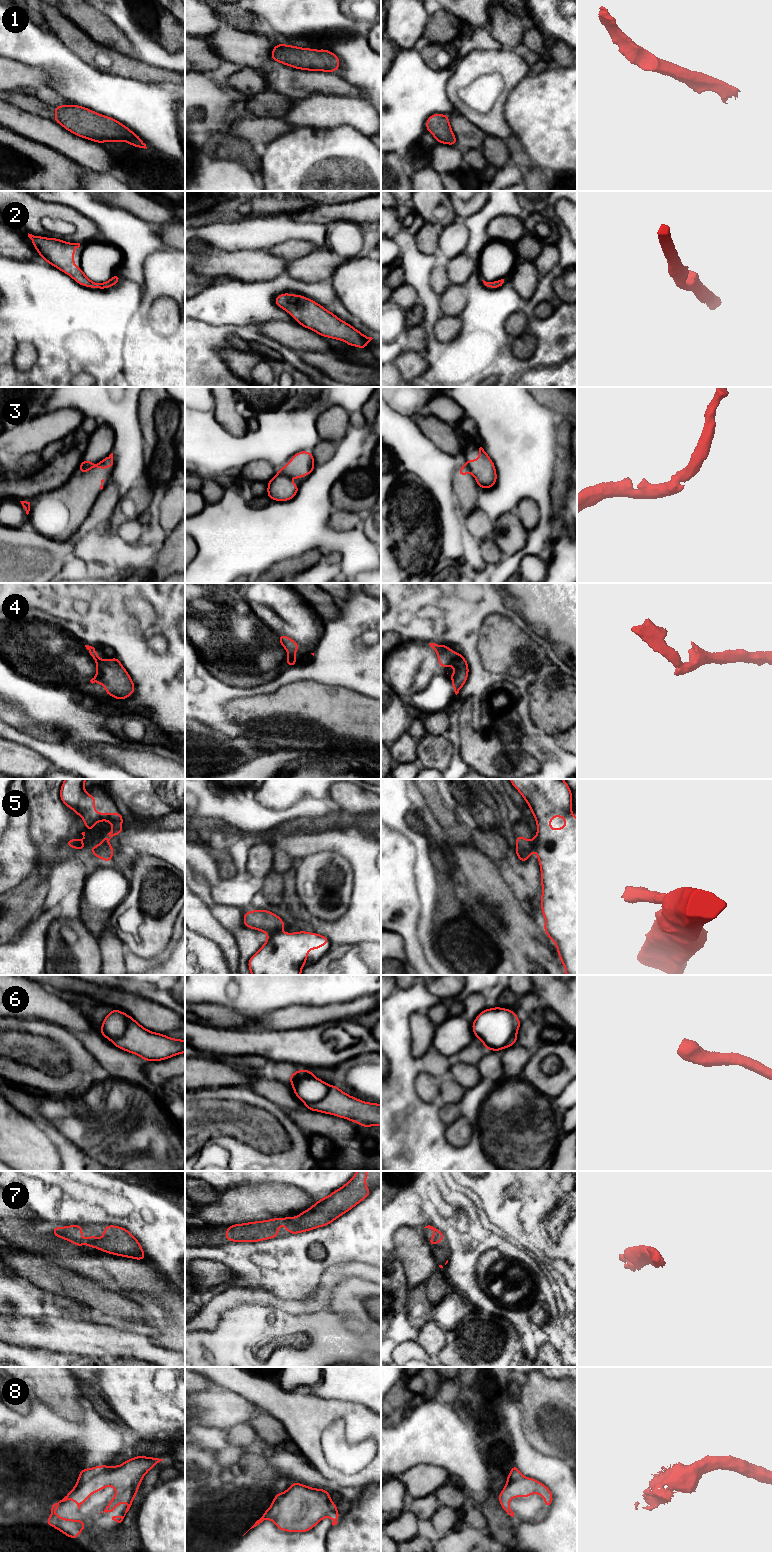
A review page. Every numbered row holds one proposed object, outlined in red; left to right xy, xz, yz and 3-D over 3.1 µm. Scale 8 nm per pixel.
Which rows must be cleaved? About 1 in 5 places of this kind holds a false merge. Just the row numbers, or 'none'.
3, 5

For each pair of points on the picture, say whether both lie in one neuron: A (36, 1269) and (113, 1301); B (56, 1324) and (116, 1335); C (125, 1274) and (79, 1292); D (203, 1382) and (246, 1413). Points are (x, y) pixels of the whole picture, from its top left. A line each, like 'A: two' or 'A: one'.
A: one
B: one
C: two
D: two

